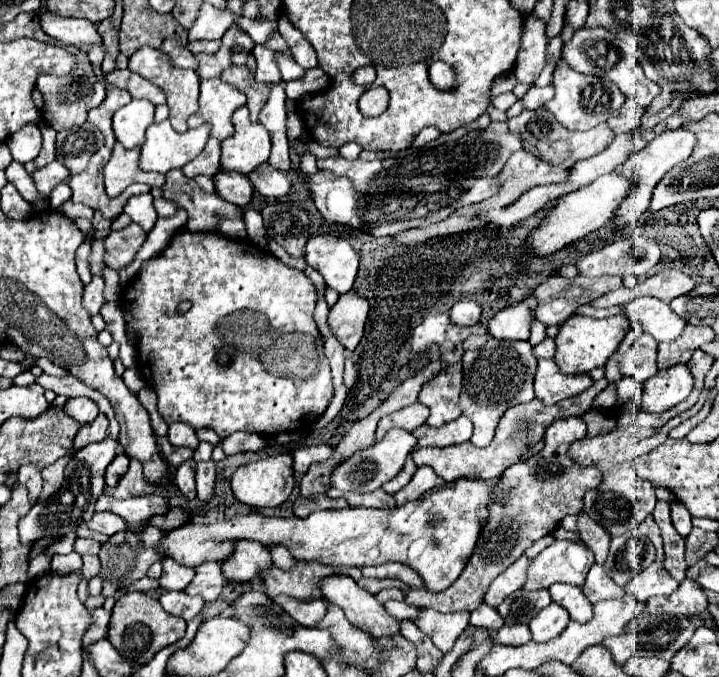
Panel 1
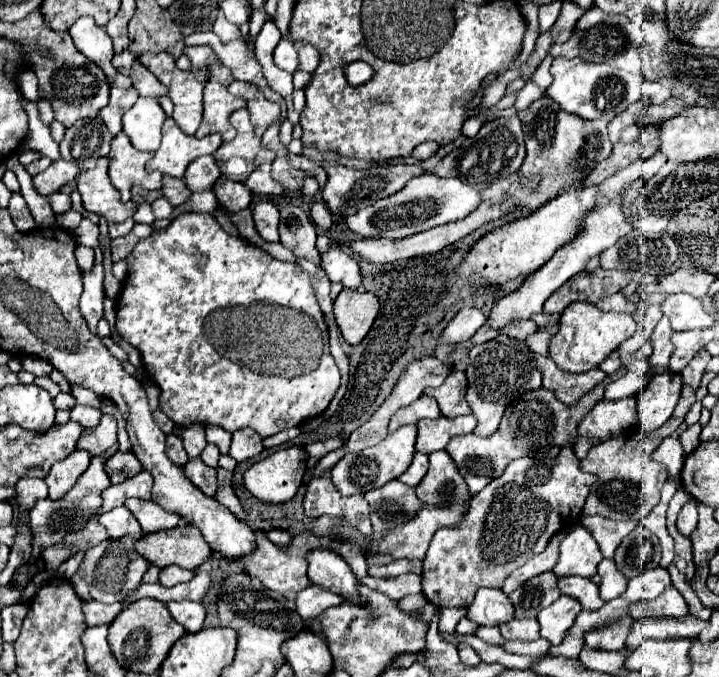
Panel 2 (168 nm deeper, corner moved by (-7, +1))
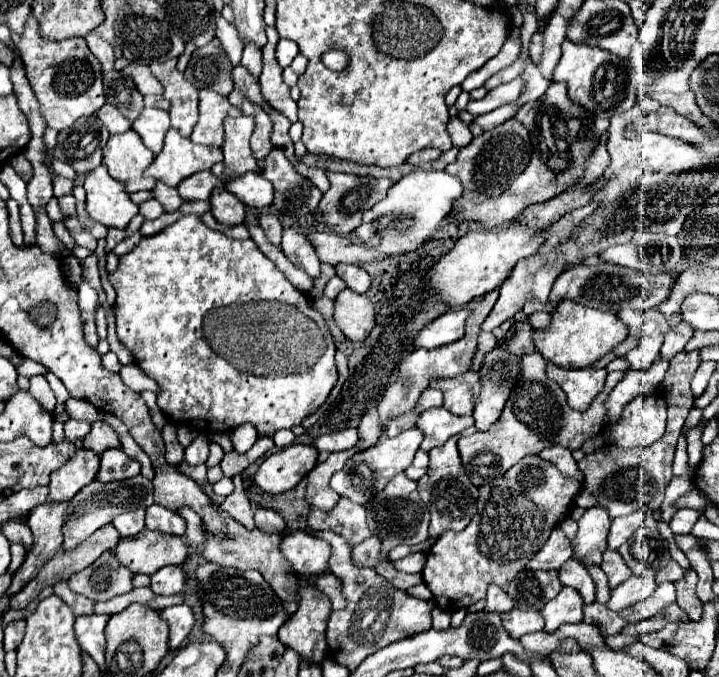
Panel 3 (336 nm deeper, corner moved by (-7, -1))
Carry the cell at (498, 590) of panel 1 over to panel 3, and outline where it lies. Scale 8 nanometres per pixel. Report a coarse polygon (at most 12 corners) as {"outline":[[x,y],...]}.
{"outline":[[557,526],[527,570],[559,570],[573,558],[565,532]]}

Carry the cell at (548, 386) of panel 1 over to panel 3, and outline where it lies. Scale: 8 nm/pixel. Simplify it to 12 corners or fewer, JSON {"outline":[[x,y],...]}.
{"outline":[[549,362],[547,376],[573,410],[587,410],[607,370],[567,370]]}

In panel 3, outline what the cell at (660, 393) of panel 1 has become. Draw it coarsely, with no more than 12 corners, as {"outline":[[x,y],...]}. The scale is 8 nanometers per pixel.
{"outline":[[629,402],[605,444],[649,446],[665,432],[667,402]]}

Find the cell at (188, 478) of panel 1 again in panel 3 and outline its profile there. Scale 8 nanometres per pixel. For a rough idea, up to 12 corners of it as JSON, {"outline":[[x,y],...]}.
{"outline":[[179,464],[179,472],[195,480],[213,502],[223,502],[223,496],[213,492],[207,480],[207,466]]}

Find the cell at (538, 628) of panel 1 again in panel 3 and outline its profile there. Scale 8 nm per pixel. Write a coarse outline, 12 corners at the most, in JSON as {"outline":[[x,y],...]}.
{"outline":[[563,586],[541,610],[545,632],[581,622],[583,598]]}

